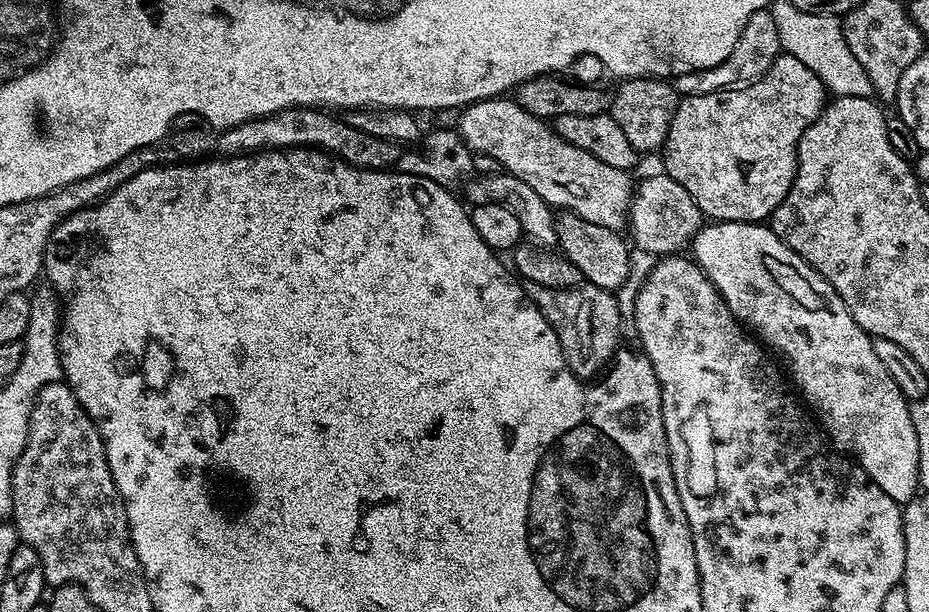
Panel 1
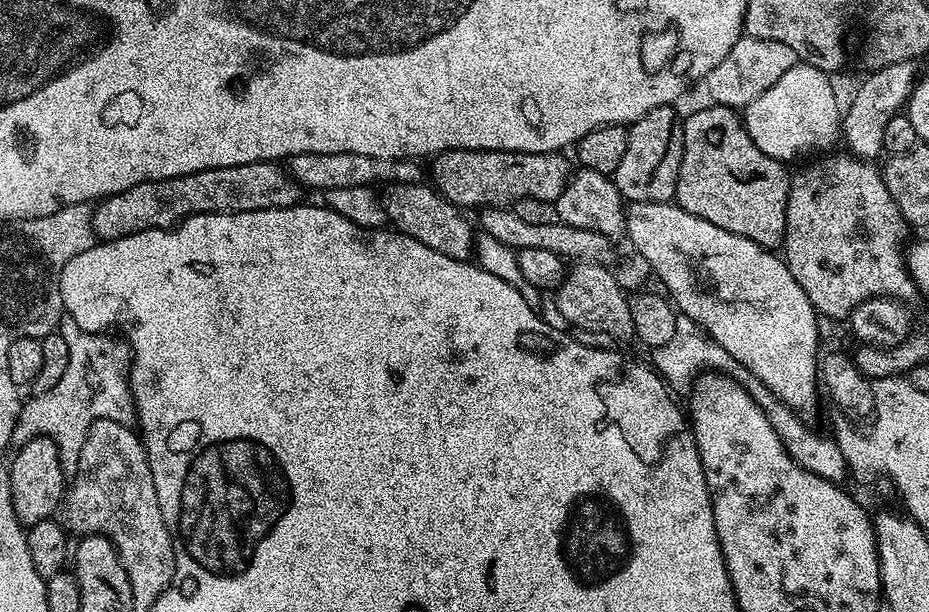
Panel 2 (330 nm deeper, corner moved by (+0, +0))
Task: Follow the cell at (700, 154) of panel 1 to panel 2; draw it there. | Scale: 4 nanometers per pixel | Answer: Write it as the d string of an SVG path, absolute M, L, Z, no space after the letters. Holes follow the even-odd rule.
M721 104L707 107L690 113L688 117L685 115L682 120L684 153L682 166L678 170L674 197L675 203L680 203L677 204L679 211L694 214L706 223L718 226L730 234L750 238L769 250L779 249L784 243L790 172L784 169L787 167L781 161L770 158L770 154L762 154L762 150L754 146L737 109L723 108Z

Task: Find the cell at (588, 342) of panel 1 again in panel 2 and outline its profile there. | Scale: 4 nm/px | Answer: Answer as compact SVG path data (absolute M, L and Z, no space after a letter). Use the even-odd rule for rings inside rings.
M427 183L398 184L393 192L383 193L383 210L395 231L404 232L410 238L422 242L422 246L430 246L430 250L438 250L438 254L446 254L451 260L467 261L474 252L474 231L468 225L463 211L451 204L445 196L440 195L435 187Z

